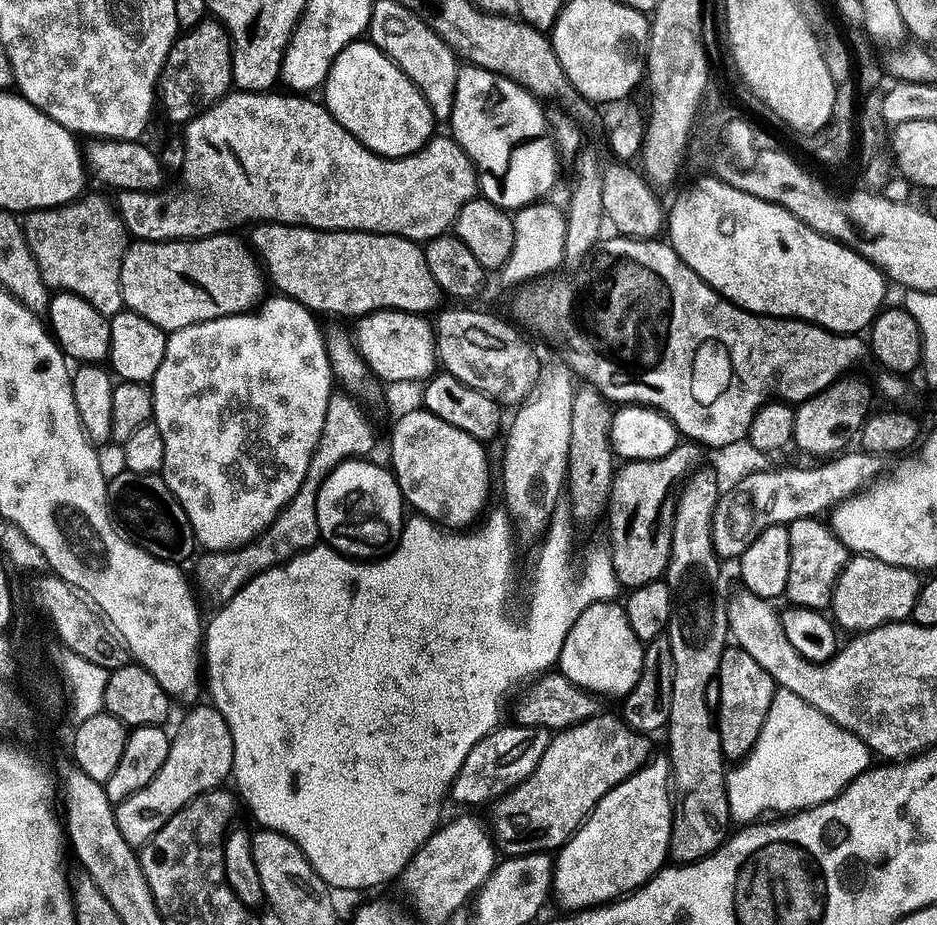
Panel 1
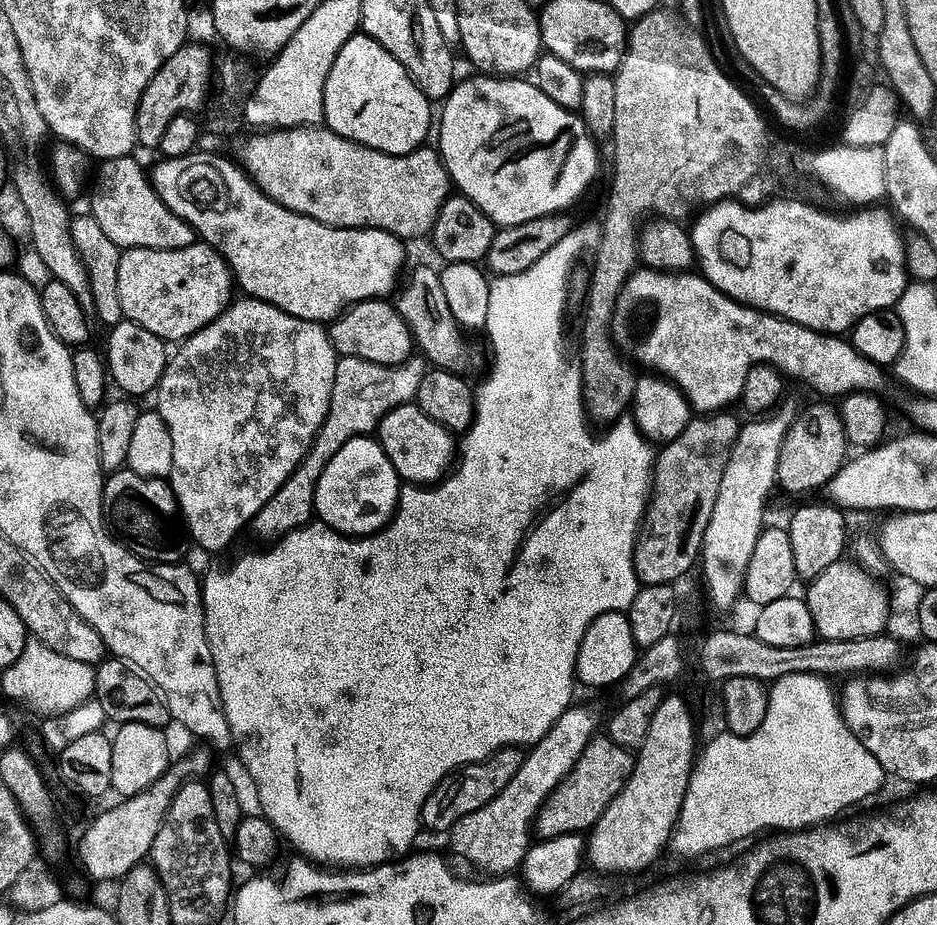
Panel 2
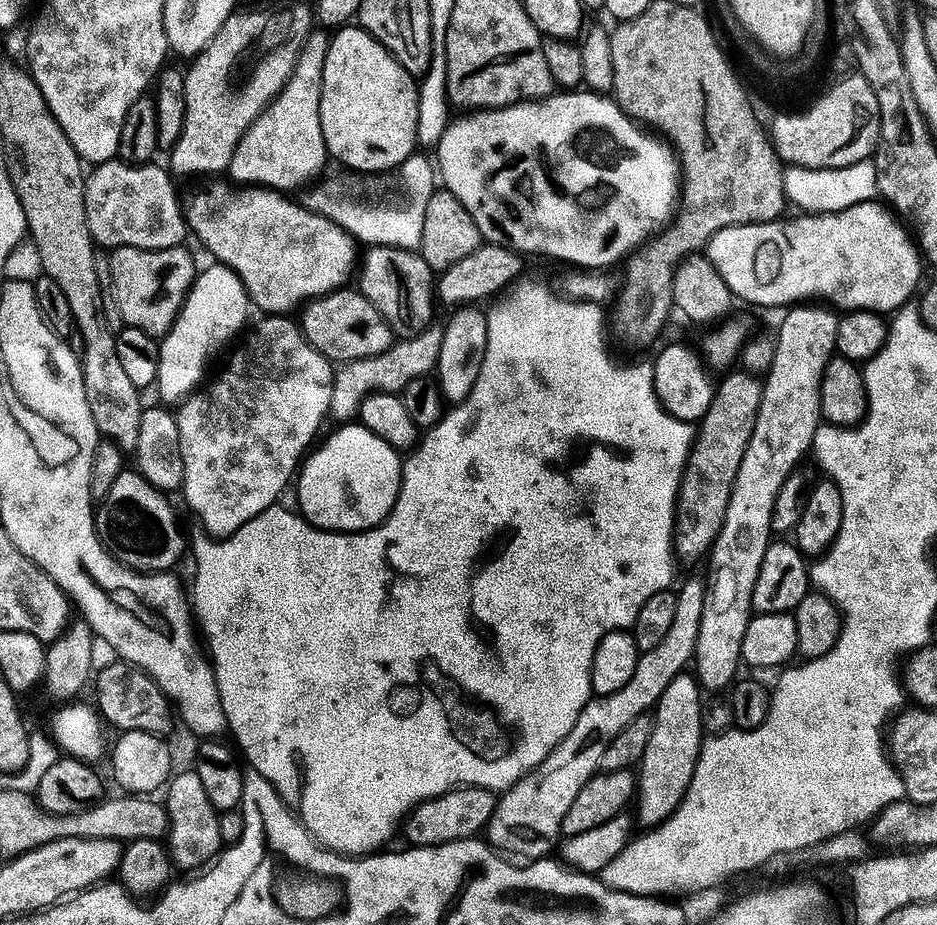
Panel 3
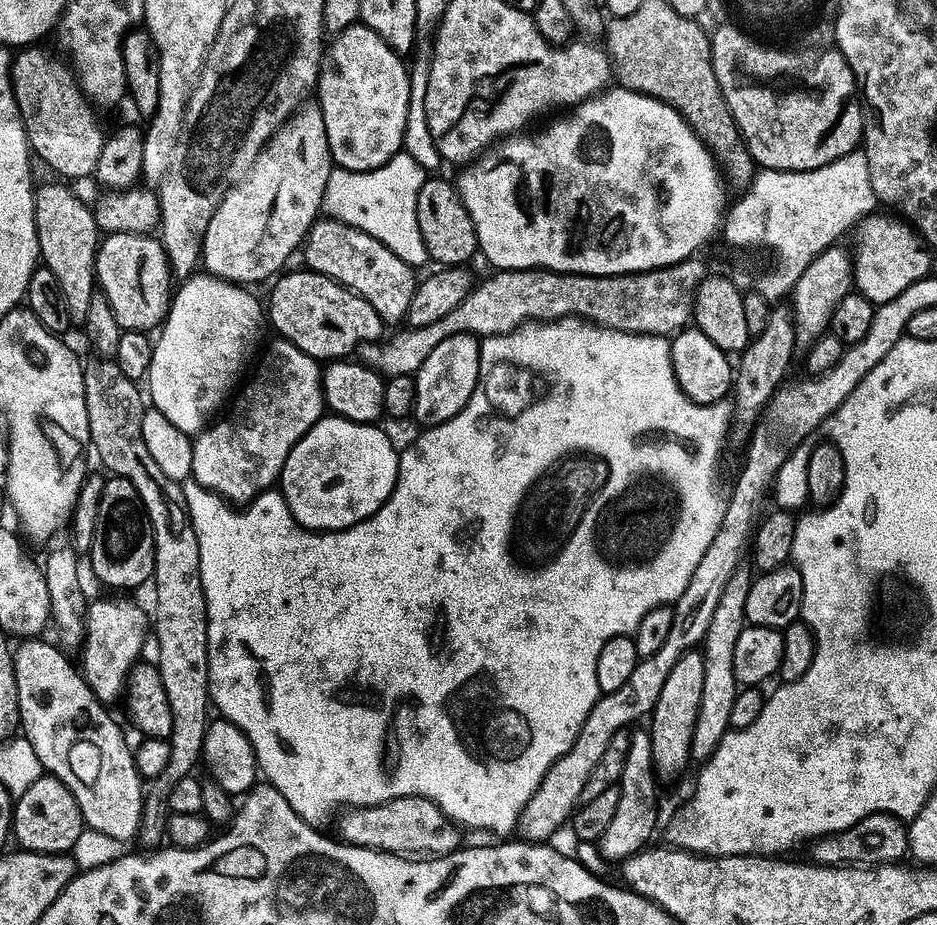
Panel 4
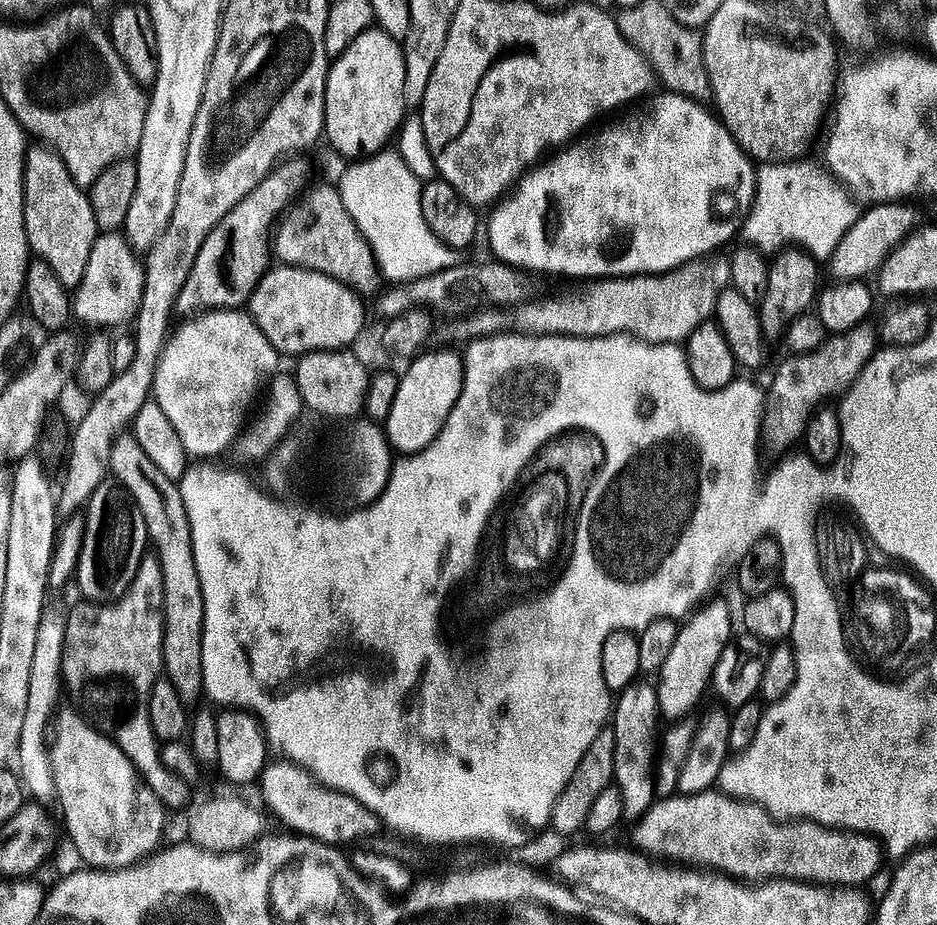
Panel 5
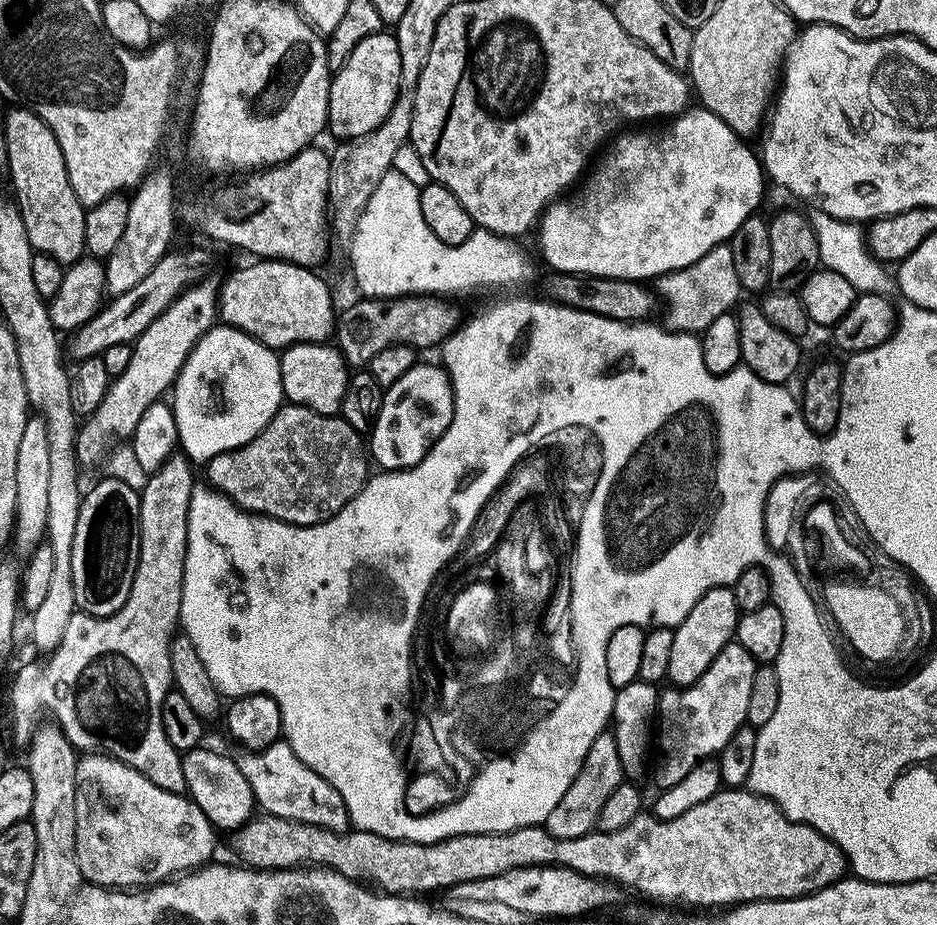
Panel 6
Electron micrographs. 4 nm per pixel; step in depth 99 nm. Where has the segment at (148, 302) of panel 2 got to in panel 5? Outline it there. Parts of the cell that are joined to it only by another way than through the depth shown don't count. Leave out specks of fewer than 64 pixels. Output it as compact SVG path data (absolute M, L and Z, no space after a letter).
M120 232L100 234L90 253L85 277L72 296L75 319L96 328L92 330L120 328L123 324L131 325L140 312L143 297L144 264L141 257L130 251L127 239Z

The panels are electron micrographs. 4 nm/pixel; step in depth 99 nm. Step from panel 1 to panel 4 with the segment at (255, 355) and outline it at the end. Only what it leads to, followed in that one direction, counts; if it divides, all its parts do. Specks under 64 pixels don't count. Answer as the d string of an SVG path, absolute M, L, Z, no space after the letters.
M276 338L273 341L264 356L264 361L260 364L260 369L256 372L256 377L243 385L244 397L231 405L232 417L213 423L208 431L195 437L192 446L194 450L192 479L201 484L206 491L221 496L233 506L247 506L262 493L275 489L286 466L286 458L290 458L294 446L298 446L298 442L306 438L311 428L326 416L321 361L298 350L298 346L294 346L288 340Z

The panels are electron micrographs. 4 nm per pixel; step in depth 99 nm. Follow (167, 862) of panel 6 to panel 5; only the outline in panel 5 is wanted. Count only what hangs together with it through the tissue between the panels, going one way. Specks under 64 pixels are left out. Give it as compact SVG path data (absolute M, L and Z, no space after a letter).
M64 706L59 709L54 720L54 735L50 740L53 772L59 792L58 804L64 807L64 824L68 827L68 836L77 854L88 863L85 865L89 869L115 872L117 868L132 868L161 851L165 843L164 823L169 813L164 804L158 802L156 795L144 785L130 758L126 758L116 741L97 730L87 716L75 707L72 708Z

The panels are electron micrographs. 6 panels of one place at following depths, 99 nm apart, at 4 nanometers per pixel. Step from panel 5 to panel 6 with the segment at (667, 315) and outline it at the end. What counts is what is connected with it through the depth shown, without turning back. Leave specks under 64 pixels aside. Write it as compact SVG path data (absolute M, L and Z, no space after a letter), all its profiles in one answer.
M728 244L718 245L706 258L698 258L694 266L661 276L655 281L654 291L663 303L664 300L668 303L667 331L702 334L741 303L742 289L734 266L734 250Z

